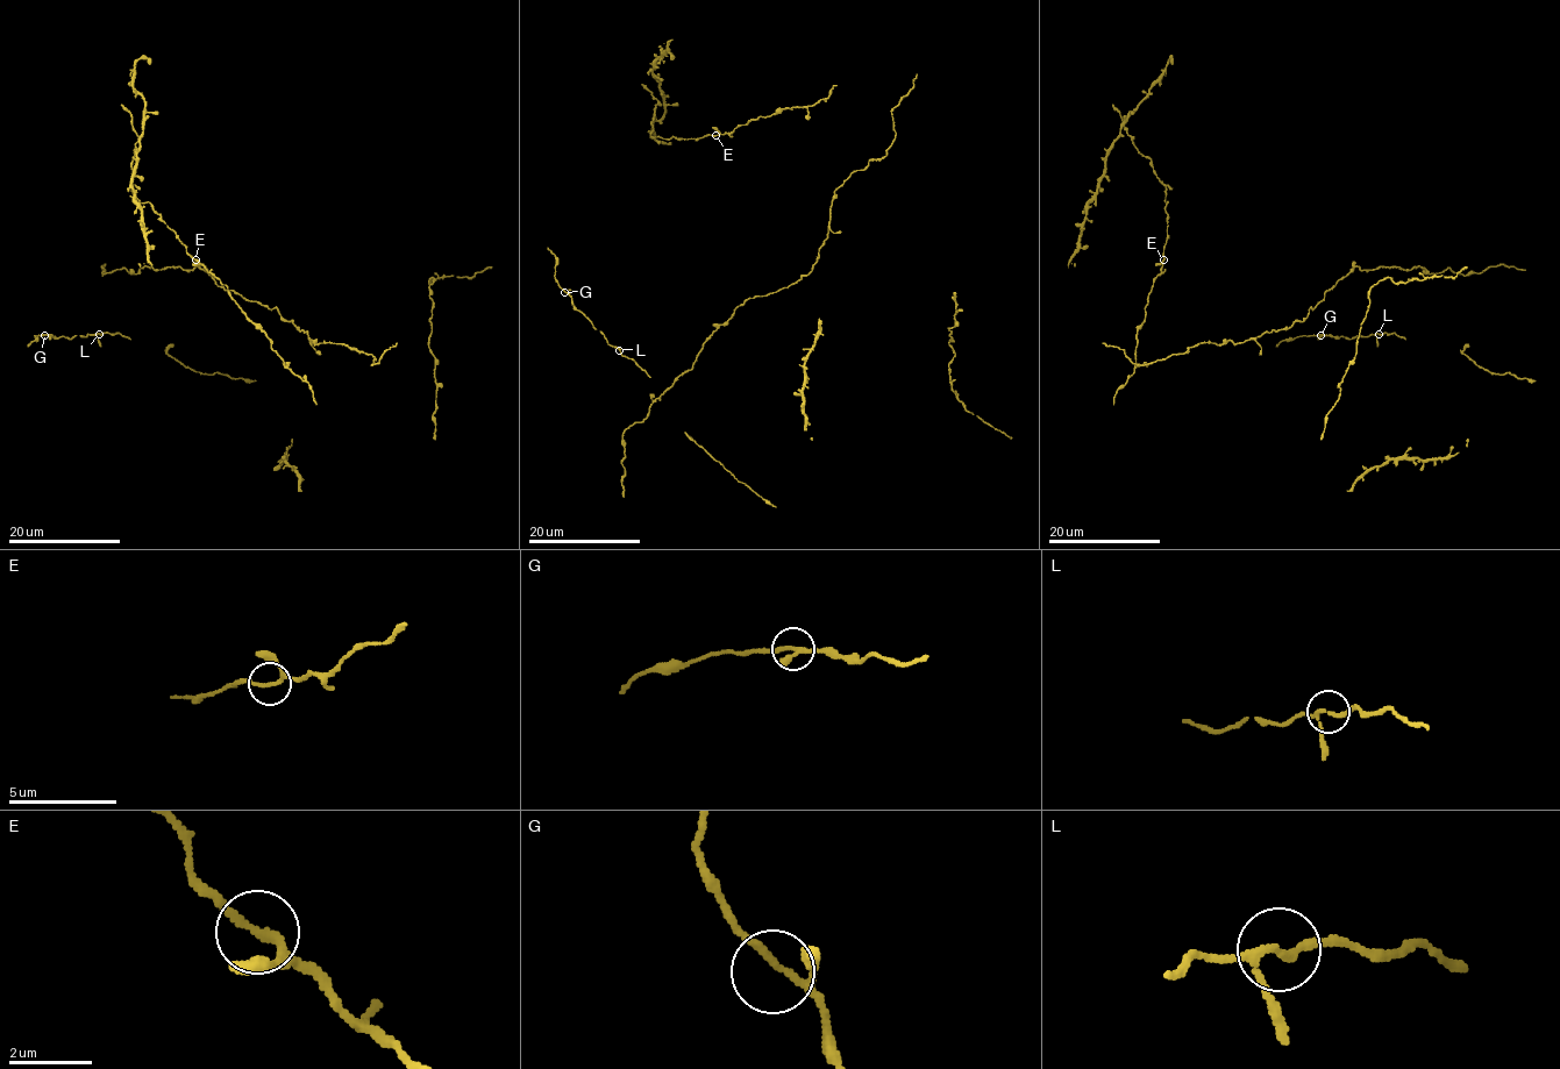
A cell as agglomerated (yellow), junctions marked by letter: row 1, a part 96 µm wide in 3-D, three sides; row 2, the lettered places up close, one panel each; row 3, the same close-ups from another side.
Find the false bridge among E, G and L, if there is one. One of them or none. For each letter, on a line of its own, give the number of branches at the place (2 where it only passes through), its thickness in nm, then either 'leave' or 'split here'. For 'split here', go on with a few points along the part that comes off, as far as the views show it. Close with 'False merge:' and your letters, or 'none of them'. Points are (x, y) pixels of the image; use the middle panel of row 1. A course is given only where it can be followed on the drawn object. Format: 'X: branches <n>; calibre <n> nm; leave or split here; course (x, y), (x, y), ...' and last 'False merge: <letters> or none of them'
E: branches 3; calibre 150 nm; leave
G: branches 3; calibre 140 nm; leave
L: branches 3; calibre 140 nm; leave
False merge: none of them

